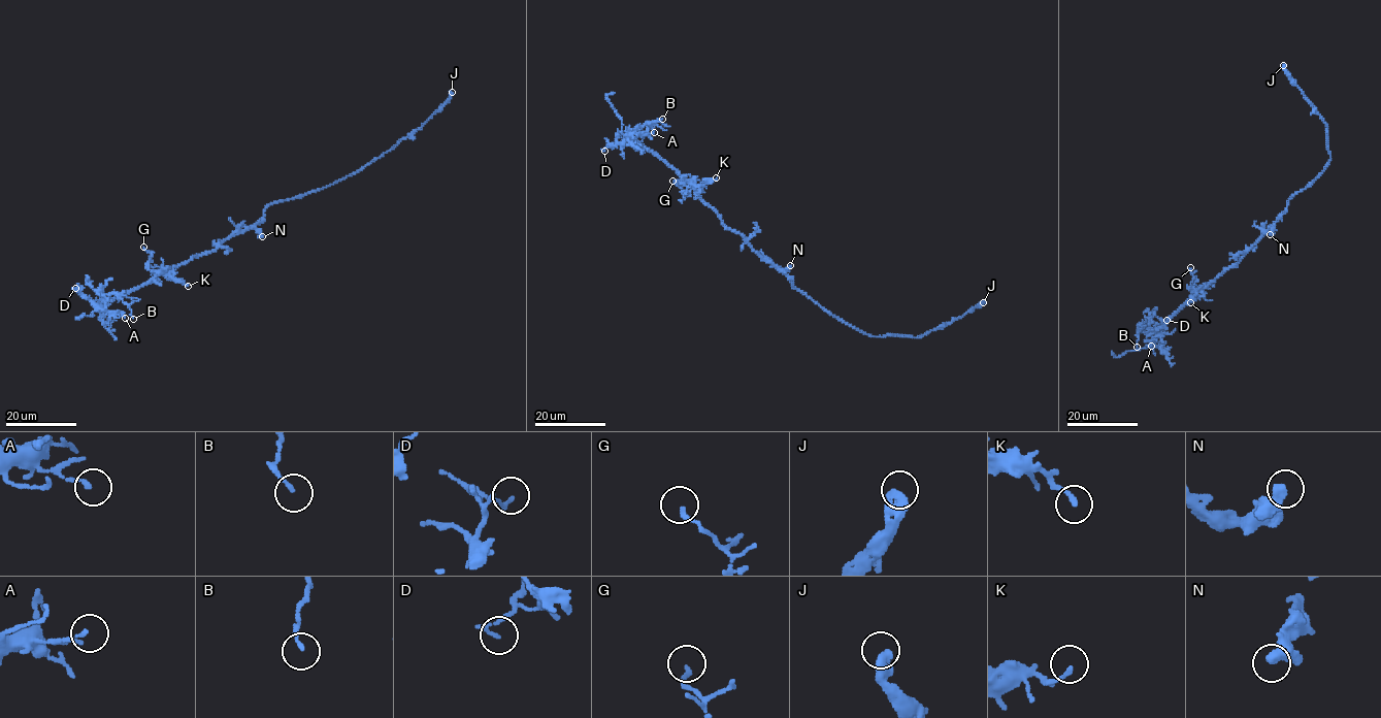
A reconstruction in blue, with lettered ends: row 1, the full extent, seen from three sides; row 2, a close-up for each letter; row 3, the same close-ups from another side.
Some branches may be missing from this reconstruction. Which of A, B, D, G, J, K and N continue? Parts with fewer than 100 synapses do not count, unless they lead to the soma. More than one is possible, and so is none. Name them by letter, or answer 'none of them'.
none of them

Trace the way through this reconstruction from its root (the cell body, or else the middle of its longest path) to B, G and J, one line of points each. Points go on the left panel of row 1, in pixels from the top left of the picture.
B: (250, 226), (234, 232), (210, 253), (164, 269), (124, 295), (102, 297), (117, 294), (133, 319)
G: (250, 226), (234, 232), (210, 253), (193, 256), (169, 270), (150, 269), (150, 254), (143, 247)
J: (250, 226), (263, 219), (268, 205), (316, 191), (361, 170), (401, 139), (413, 135), (452, 92)

